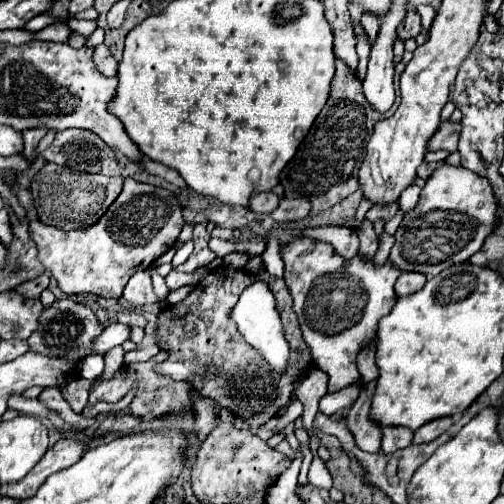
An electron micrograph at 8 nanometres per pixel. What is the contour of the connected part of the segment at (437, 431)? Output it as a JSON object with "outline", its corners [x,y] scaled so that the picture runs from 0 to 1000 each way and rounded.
{"outline":[[[875,827],[863,835],[851,835],[847,843],[839,843],[835,851],[823,855],[819,879],[835,883],[835,879],[855,879],[859,871],[867,871],[875,859],[883,859],[895,847],[895,827]]]}

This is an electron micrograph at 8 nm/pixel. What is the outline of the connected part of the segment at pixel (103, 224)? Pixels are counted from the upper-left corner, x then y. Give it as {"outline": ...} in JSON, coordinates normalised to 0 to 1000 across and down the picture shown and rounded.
{"outline":[[[248,355],[244,379],[216,419],[181,450],[161,458],[121,458],[85,446],[77,435],[58,442],[58,466],[77,494],[77,518],[113,554],[133,585],[188,581],[236,593],[256,550],[276,534],[296,534],[312,510],[331,502],[363,454],[359,407],[323,371]]]}

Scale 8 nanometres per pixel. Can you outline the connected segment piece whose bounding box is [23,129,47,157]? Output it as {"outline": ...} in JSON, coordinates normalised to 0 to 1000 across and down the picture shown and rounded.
{"outline":[[[54,256],[54,260],[46,264],[46,276],[50,276],[50,304],[46,304],[46,308],[58,312],[58,308],[69,300],[73,284],[89,272],[89,264],[93,264],[93,256]]]}

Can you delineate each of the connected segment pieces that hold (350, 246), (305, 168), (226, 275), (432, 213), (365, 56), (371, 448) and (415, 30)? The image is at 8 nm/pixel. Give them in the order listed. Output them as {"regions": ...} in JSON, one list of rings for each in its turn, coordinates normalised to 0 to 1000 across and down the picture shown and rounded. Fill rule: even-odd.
{"regions":[[[[657,446],[653,450],[609,450],[601,454],[601,470],[617,470],[617,474],[661,486],[661,494],[685,514],[696,514],[712,494],[708,462],[688,450],[657,450]]],[[[669,117],[669,145],[661,153],[657,192],[637,228],[625,236],[613,268],[593,288],[593,300],[554,351],[554,363],[565,375],[565,391],[613,395],[617,427],[633,427],[637,419],[661,411],[712,375],[708,339],[716,331],[716,319],[724,315],[724,296],[752,232],[724,200],[708,149],[696,149],[700,145],[685,133],[685,125]]],[[[435,526],[403,550],[383,577],[367,589],[367,597],[351,605],[331,605],[315,621],[312,633],[312,685],[335,700],[331,716],[308,724],[312,740],[347,748],[379,748],[379,764],[403,784],[423,792],[435,808],[450,812],[462,827],[486,831],[498,847],[518,847],[534,831],[550,827],[558,812],[565,812],[577,796],[581,760],[601,748],[617,728],[613,688],[597,673],[597,653],[589,641],[589,625],[581,621],[577,585],[565,569],[565,558],[538,546],[518,546],[518,554],[534,565],[538,581],[546,581],[550,617],[558,625],[558,645],[565,653],[565,673],[581,692],[581,708],[573,708],[573,740],[542,740],[526,712],[486,681],[474,665],[470,645],[454,629],[462,605],[474,597],[474,585],[506,558],[490,534],[462,534],[458,526]],[[411,728],[431,728],[427,740],[411,740]]],[[[875,327],[835,375],[823,415],[804,423],[772,514],[796,538],[823,538],[847,550],[871,546],[879,534],[923,522],[954,494],[962,470],[986,442],[986,399],[966,355],[946,343],[899,327]]],[[[720,73],[716,81],[708,81],[708,109],[712,109],[712,137],[708,141],[728,141],[728,121],[732,121],[732,101],[736,89],[728,85],[728,73]]],[[[744,756],[724,760],[716,768],[712,792],[696,804],[688,819],[688,843],[692,855],[700,859],[704,883],[716,887],[728,899],[752,899],[756,895],[756,851],[748,839],[732,831],[732,812],[736,812],[736,788],[744,776]]],[[[808,18],[804,42],[796,42],[796,50],[788,54],[788,77],[808,81],[815,73],[827,73],[831,65],[835,65],[835,34],[823,18]]]]}

